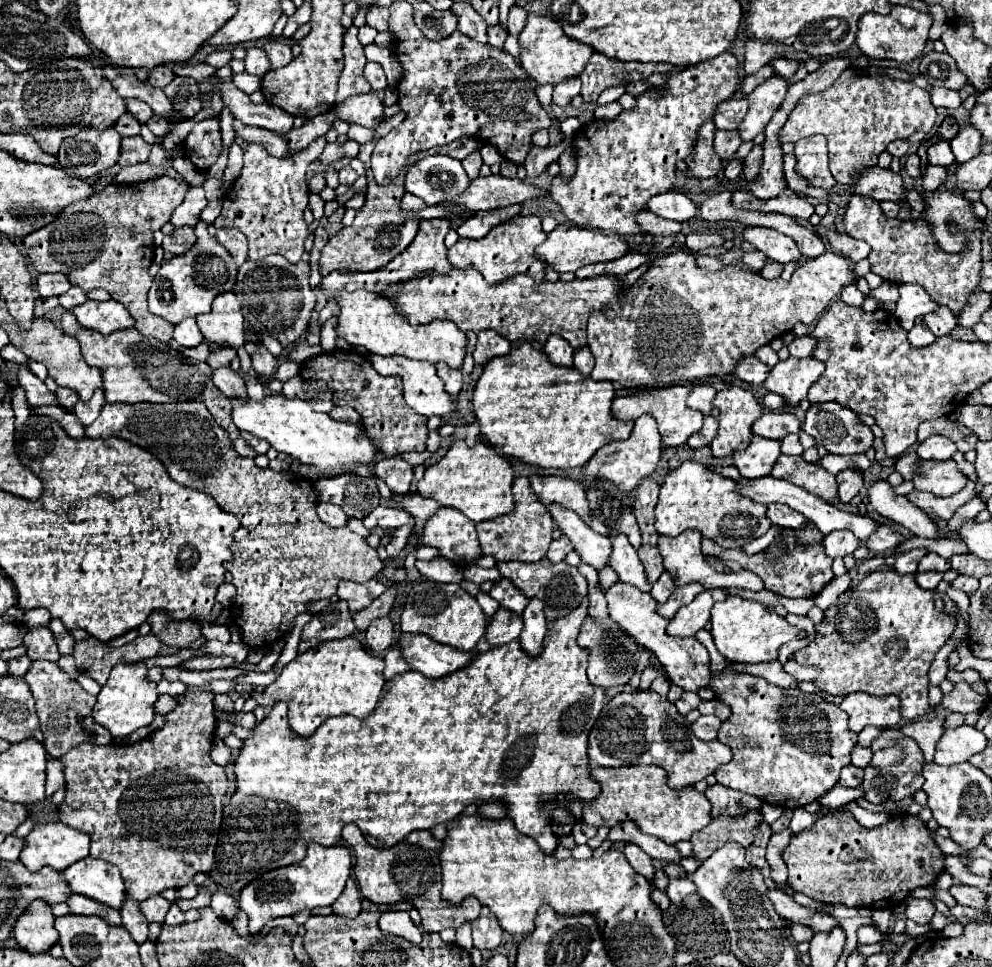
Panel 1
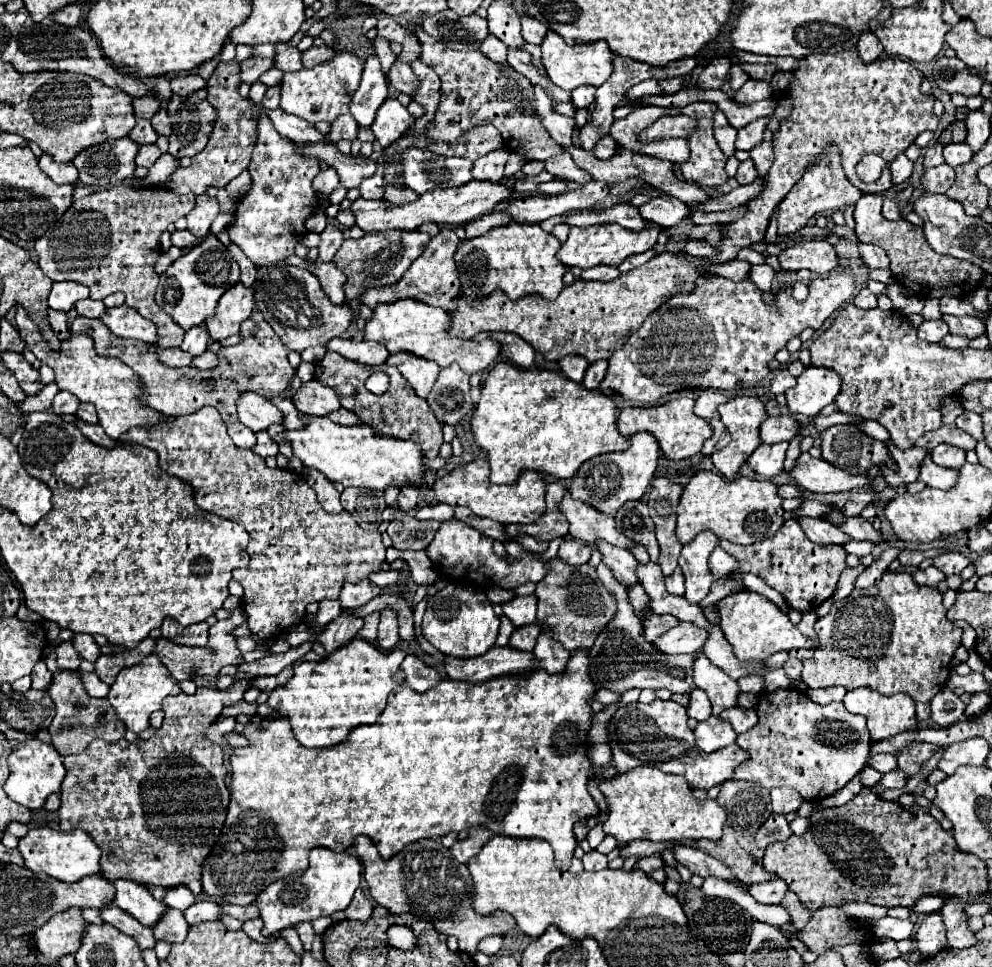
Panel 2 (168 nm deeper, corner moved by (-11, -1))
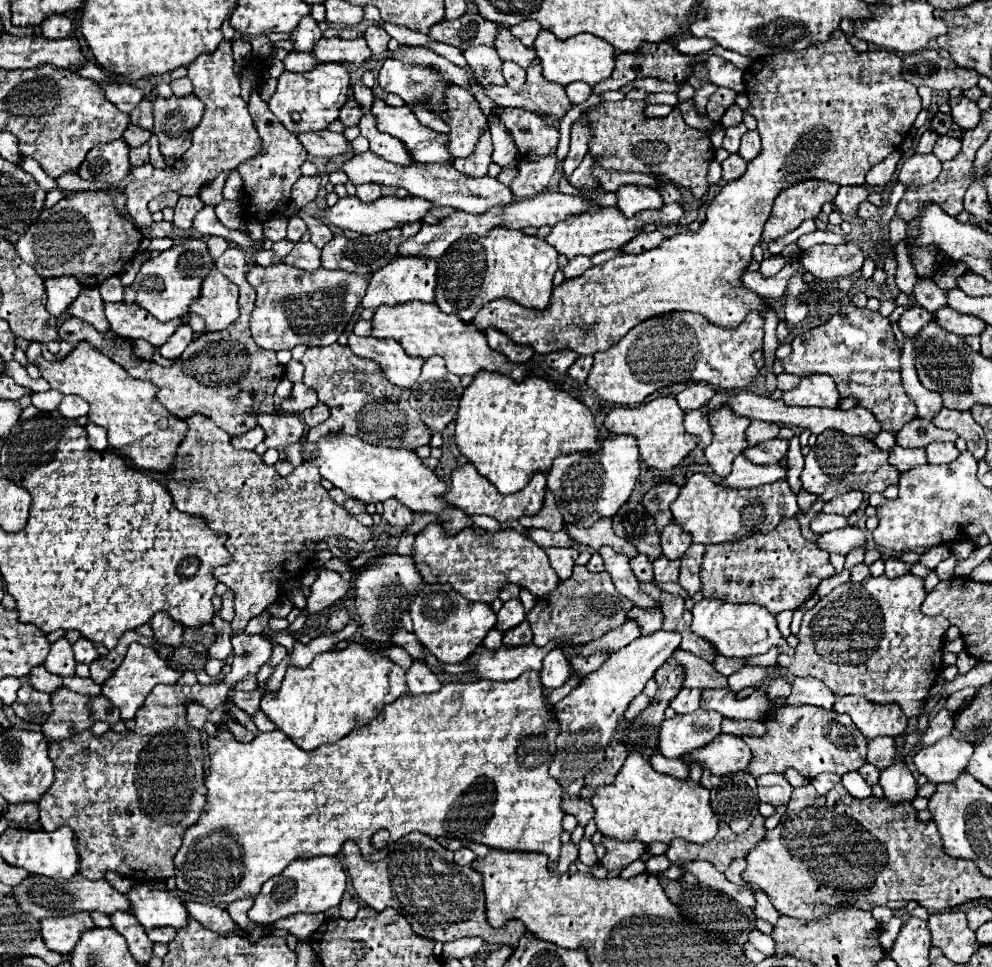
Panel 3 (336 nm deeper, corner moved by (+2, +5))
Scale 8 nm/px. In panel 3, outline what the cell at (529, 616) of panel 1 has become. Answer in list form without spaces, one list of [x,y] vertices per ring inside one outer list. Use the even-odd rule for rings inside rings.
[[[554,650],[544,658],[544,668],[540,672],[540,682],[544,688],[554,690],[560,688],[562,684],[568,682],[568,678],[572,676],[572,666],[570,662],[562,656],[562,652]]]

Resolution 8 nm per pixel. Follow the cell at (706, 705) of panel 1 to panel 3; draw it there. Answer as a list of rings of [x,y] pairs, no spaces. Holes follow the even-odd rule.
[[[722,720],[722,732],[734,734],[734,736],[764,736],[766,726],[764,722],[752,722],[752,720]]]

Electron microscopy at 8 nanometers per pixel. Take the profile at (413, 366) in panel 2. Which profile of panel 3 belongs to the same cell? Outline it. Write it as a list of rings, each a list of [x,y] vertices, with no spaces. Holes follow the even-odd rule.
[[[356,334],[348,336],[348,346],[362,358],[370,358],[380,364],[380,370],[394,386],[410,388],[420,376],[422,358],[408,356],[396,340],[382,338],[360,338]]]

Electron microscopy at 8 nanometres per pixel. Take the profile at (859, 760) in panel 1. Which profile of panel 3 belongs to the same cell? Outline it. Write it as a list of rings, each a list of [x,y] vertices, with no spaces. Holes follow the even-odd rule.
[[[878,736],[868,742],[868,762],[876,768],[884,770],[894,762],[896,756],[896,740],[892,736]]]

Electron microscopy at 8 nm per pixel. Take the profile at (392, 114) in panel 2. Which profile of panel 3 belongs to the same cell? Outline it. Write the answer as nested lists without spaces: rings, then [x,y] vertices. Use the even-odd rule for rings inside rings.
[[[376,98],[372,112],[378,120],[378,130],[398,138],[414,162],[452,162],[454,156],[448,152],[448,136],[438,134],[432,128],[420,124],[414,112],[406,106],[392,108],[384,100]]]

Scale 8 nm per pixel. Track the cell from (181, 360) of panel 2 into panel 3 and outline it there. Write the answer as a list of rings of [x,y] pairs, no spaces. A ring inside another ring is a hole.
[[[134,340],[132,342],[132,352],[136,358],[142,358],[142,360],[150,360],[154,348],[150,344],[146,344],[144,340]]]

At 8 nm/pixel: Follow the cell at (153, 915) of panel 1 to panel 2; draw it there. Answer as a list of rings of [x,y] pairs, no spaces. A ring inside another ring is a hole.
[[[167,908],[165,914],[159,918],[159,922],[153,926],[153,934],[157,940],[167,940],[167,942],[183,942],[187,936],[187,922],[183,918],[183,912],[175,908]]]

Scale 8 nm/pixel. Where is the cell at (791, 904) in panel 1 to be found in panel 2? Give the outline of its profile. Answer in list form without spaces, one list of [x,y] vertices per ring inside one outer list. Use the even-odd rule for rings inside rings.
[[[775,878],[775,880],[769,880],[769,882],[763,882],[763,884],[753,884],[749,888],[751,896],[761,902],[761,904],[781,904],[781,900],[785,898],[789,886],[787,882],[783,882],[781,878]]]

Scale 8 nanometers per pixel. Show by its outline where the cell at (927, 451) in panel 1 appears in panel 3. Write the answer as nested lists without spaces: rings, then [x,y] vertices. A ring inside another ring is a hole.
[[[936,442],[926,446],[928,452],[928,462],[930,464],[950,464],[958,458],[958,450],[954,446],[954,442]]]

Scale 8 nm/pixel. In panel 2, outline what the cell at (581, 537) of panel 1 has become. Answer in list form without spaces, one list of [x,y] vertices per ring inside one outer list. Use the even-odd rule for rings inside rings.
[[[597,540],[595,548],[603,554],[603,564],[613,572],[613,576],[621,584],[629,586],[629,584],[637,582],[637,576],[635,576],[637,560],[635,560],[635,556],[629,550],[613,546],[613,544],[607,544],[603,540]]]

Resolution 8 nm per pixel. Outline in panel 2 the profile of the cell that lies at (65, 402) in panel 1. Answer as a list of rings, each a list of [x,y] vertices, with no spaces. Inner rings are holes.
[[[59,392],[53,400],[53,412],[57,414],[75,414],[79,400],[69,392]]]

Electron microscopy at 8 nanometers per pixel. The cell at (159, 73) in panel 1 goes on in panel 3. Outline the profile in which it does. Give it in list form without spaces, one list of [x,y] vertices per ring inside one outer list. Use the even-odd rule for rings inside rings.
[[[188,78],[174,80],[174,82],[170,82],[170,86],[172,86],[172,90],[174,90],[174,96],[188,96],[188,94],[192,94],[192,92],[194,92],[192,82],[190,82]]]

